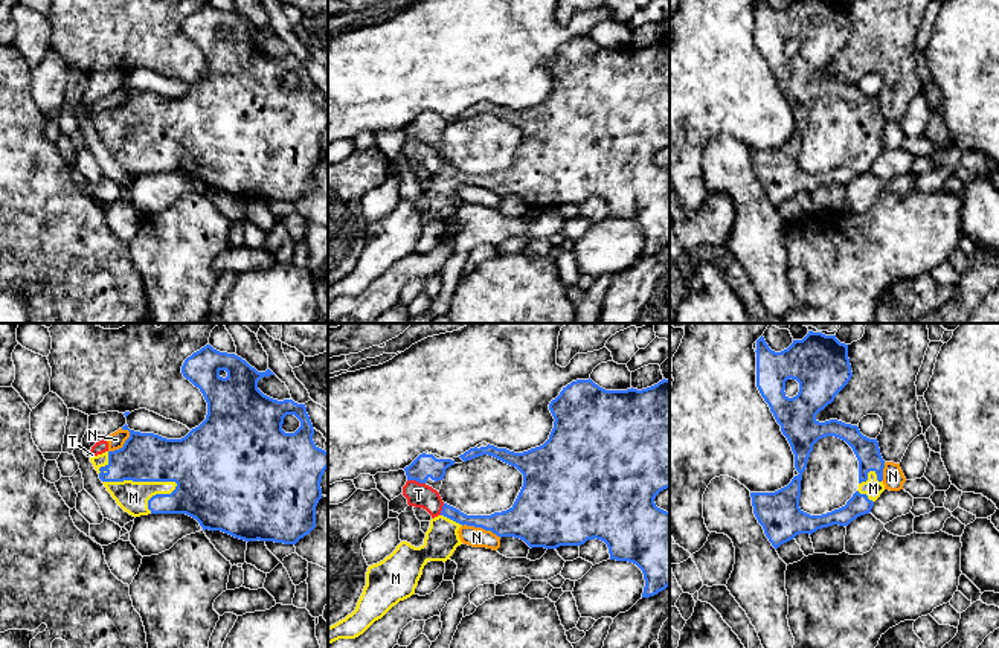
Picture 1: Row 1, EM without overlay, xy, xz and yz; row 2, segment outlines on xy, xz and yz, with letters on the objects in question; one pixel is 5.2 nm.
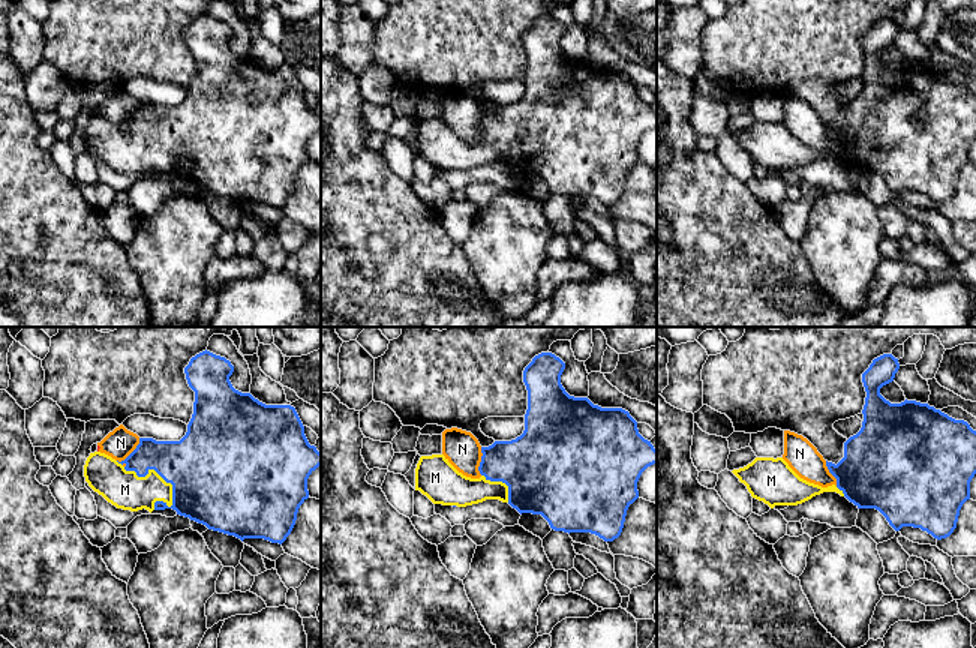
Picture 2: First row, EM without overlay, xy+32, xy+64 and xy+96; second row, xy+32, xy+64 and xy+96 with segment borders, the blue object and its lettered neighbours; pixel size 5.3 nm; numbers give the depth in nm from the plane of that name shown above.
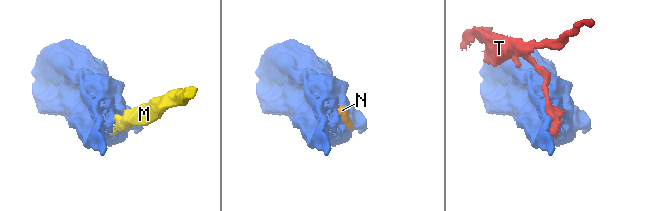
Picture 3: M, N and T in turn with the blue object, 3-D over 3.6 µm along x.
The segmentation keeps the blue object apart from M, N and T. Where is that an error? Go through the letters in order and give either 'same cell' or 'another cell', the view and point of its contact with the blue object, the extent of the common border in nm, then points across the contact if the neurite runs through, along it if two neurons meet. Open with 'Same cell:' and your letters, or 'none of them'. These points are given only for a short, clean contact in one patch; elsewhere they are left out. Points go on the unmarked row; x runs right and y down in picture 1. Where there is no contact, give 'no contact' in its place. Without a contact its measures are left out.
Same cell: M
M: same cell; meets blue in xy at (141, 139); contact 400 nm long
N: another cell; meets blue in xz at (482, 186); contact 220 nm long
T: another cell; meets blue in xz at (417, 139); contact 100 nm long

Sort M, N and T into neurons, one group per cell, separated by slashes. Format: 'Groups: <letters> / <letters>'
Groups: M / N T

